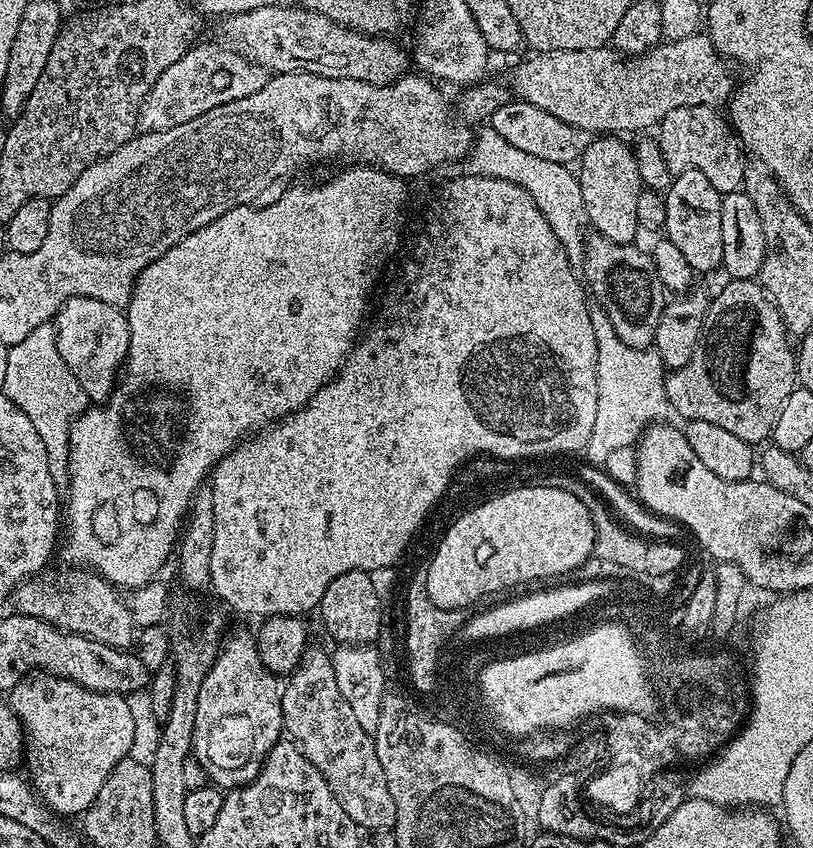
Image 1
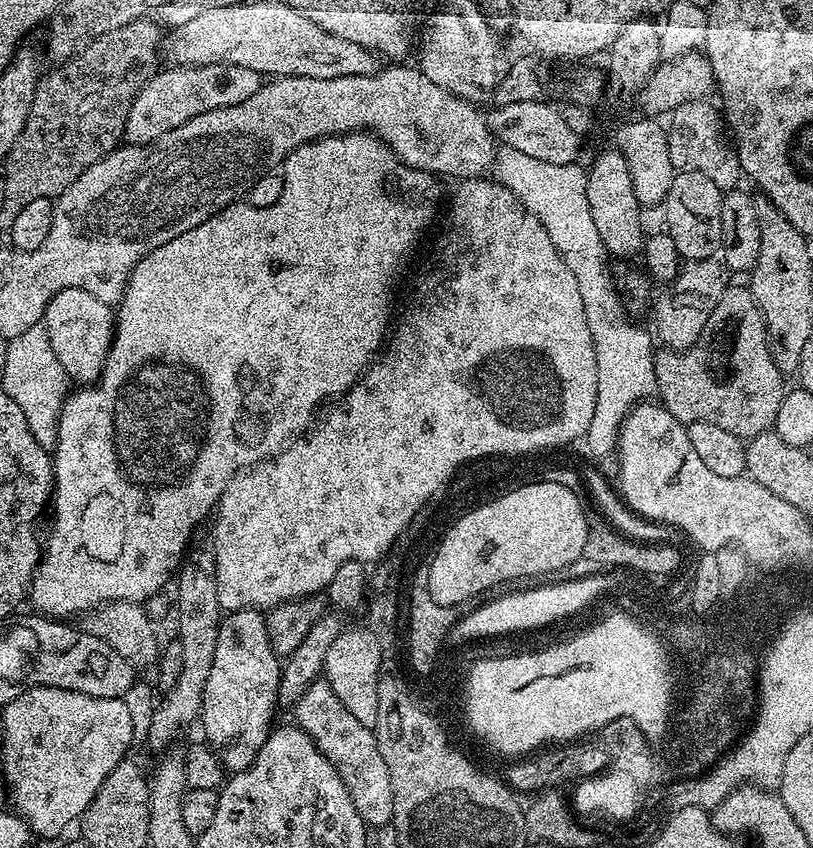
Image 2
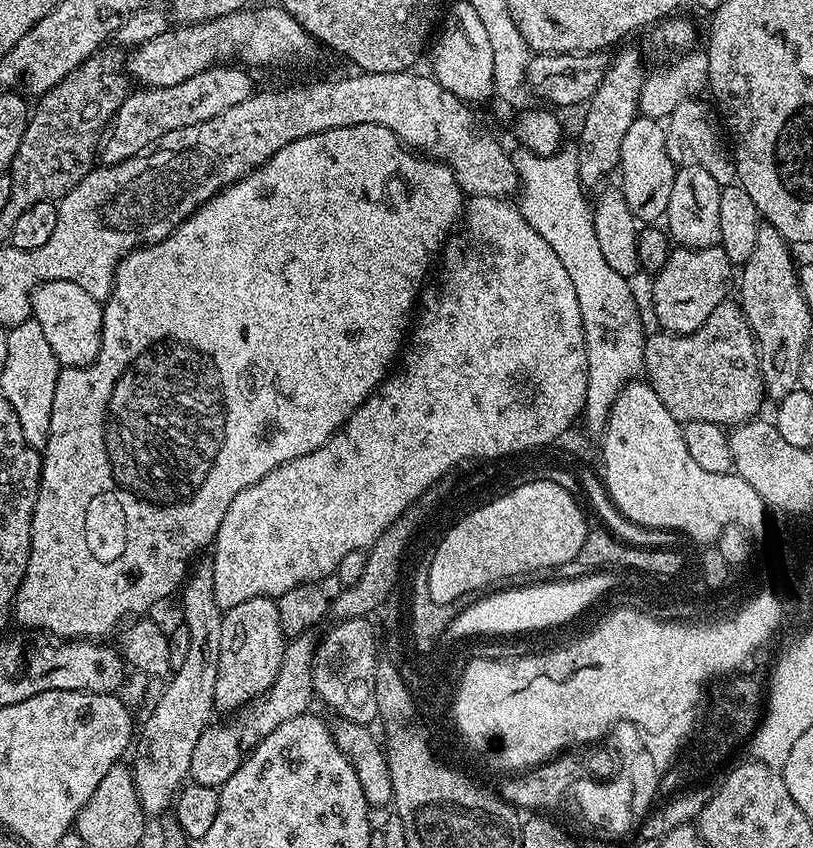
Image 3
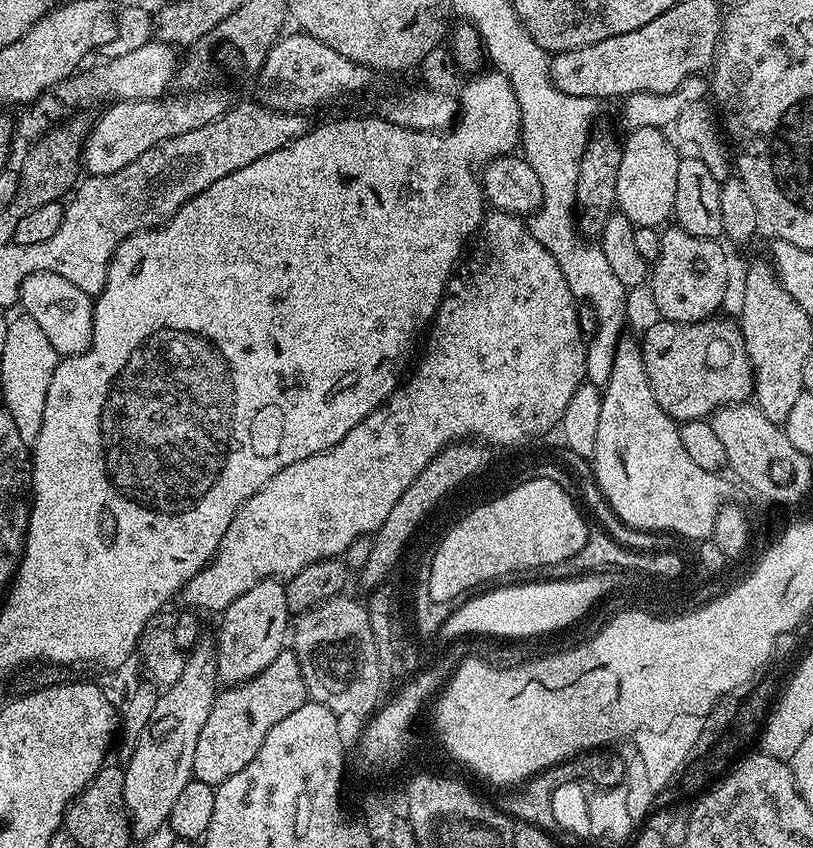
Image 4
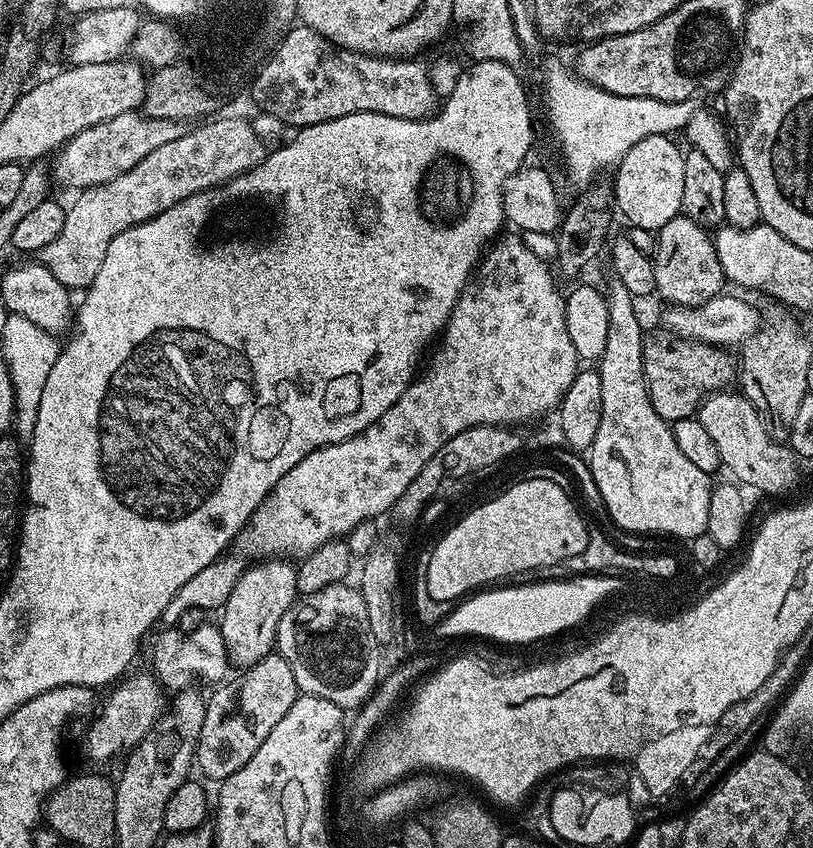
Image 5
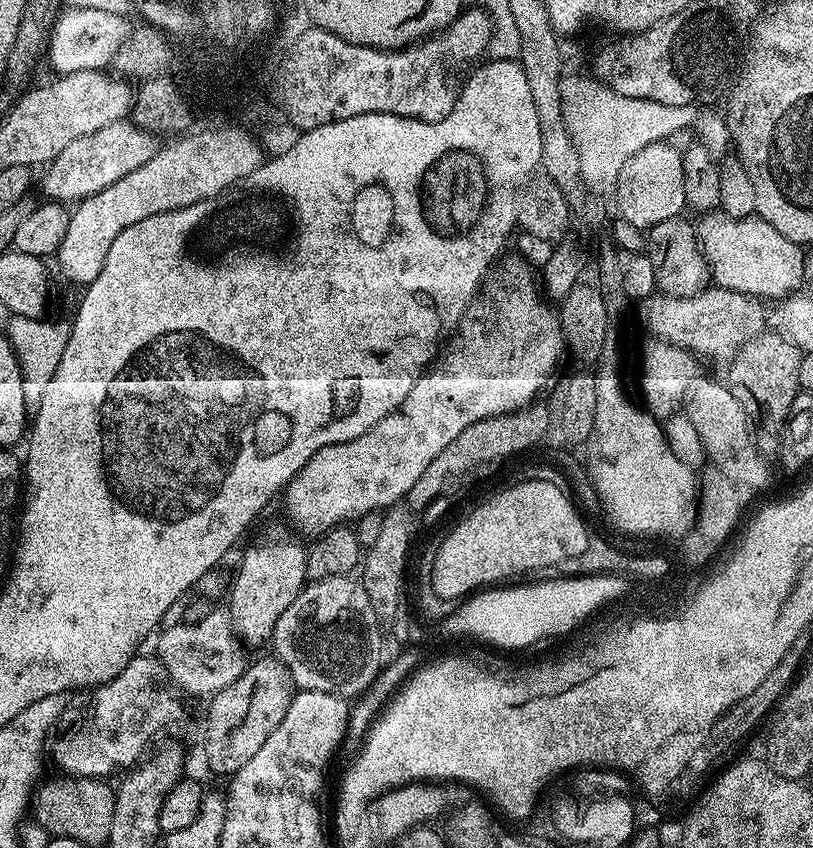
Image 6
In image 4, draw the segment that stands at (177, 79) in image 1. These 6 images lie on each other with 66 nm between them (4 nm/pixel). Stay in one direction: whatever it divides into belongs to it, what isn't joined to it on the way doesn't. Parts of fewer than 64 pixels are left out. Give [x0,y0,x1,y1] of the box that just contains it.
[83,90,225,176]

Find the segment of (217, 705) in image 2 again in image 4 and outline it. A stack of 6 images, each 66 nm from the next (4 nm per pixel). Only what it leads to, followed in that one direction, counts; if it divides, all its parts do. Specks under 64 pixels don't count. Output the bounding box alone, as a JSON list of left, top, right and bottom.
[214,579,290,686]

